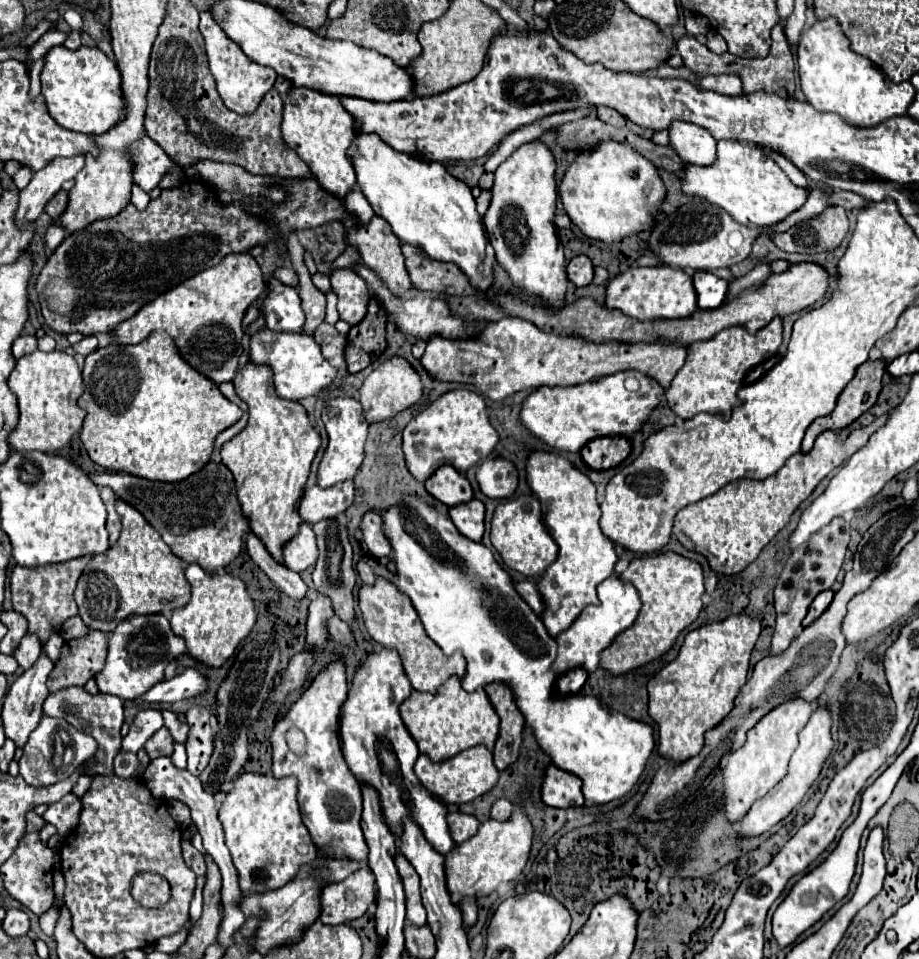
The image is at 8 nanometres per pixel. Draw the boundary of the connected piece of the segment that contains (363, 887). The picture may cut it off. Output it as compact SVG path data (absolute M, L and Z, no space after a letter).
M368 866L350 874L322 892L322 924L344 924L366 914L368 906L376 900L376 882Z

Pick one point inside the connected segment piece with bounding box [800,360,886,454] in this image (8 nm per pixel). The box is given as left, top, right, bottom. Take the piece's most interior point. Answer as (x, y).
(861, 393)

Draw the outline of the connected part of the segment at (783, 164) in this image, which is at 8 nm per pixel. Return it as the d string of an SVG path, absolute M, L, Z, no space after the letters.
M762 150L764 154L770 154L774 160L776 160L776 164L788 174L788 178L794 182L794 184L798 184L798 186L802 186L802 188L808 188L810 186L810 182L806 180L806 176L792 164L792 162L788 162L784 156L780 156L780 154L776 154L776 152L768 152L768 150Z

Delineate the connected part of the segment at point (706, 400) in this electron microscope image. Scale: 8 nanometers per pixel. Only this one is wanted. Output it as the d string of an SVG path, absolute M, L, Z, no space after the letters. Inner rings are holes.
M774 318L768 326L756 334L748 334L742 326L726 328L716 338L708 342L694 342L688 346L688 356L684 368L674 376L672 386L666 390L666 400L670 410L674 410L682 420L690 420L700 412L720 414L724 420L730 418L730 412L738 400L738 390L744 386L746 374L772 358L782 344L782 320Z

